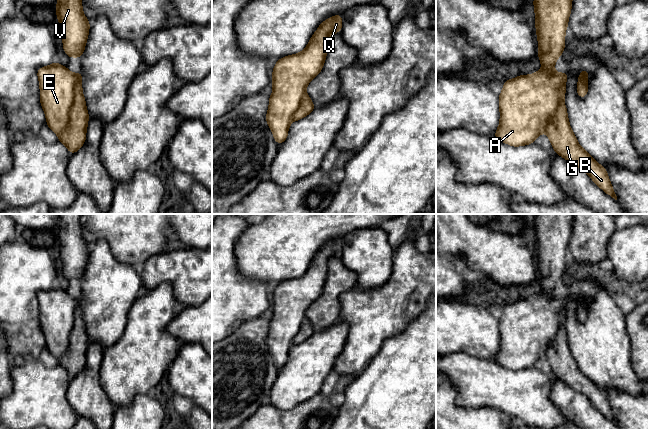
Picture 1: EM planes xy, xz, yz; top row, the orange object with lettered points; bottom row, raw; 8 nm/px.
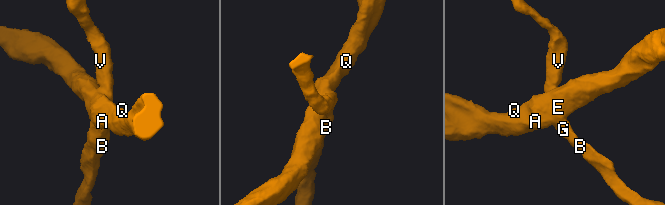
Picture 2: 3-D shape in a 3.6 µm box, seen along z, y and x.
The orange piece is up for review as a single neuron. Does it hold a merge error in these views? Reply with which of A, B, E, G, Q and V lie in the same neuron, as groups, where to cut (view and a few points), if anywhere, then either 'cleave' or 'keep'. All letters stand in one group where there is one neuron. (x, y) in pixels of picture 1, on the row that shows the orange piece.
groups A E Q / B G V; cut xy (76, 75), (75, 96), (69, 120), (58, 134); cleave

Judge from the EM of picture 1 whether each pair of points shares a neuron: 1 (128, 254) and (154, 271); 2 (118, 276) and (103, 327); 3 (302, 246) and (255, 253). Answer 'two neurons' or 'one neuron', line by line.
1: two neurons
2: one neuron
3: one neuron

